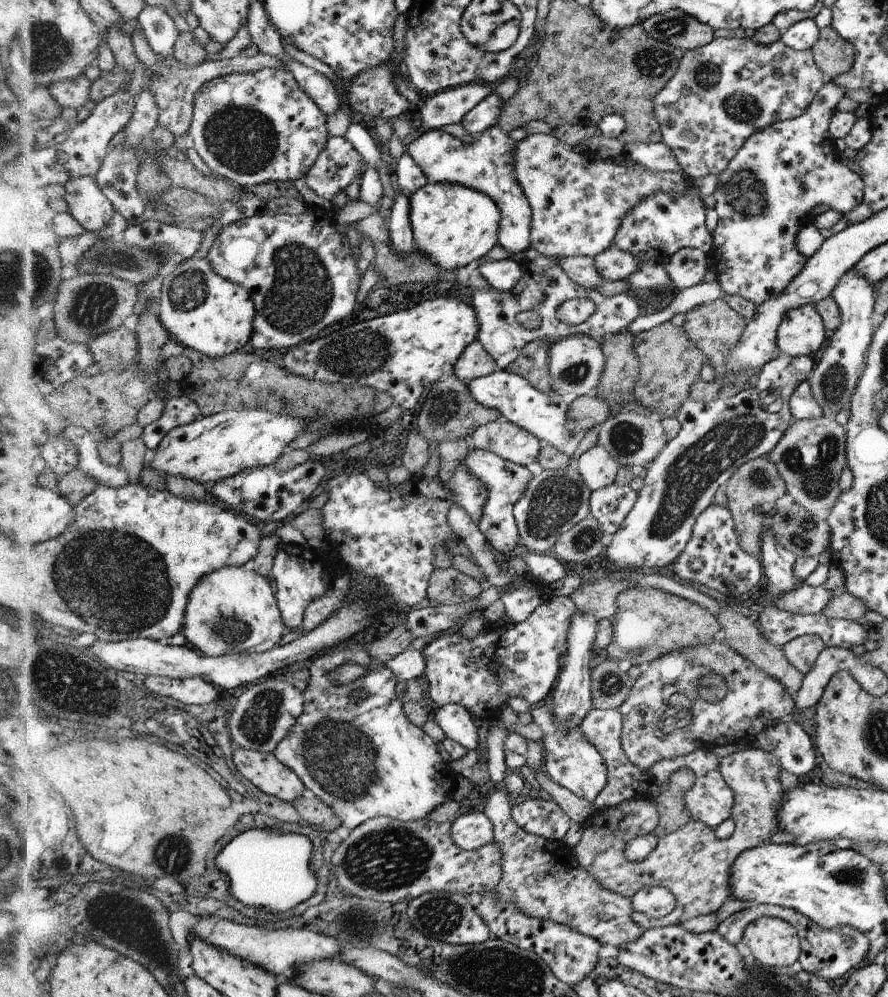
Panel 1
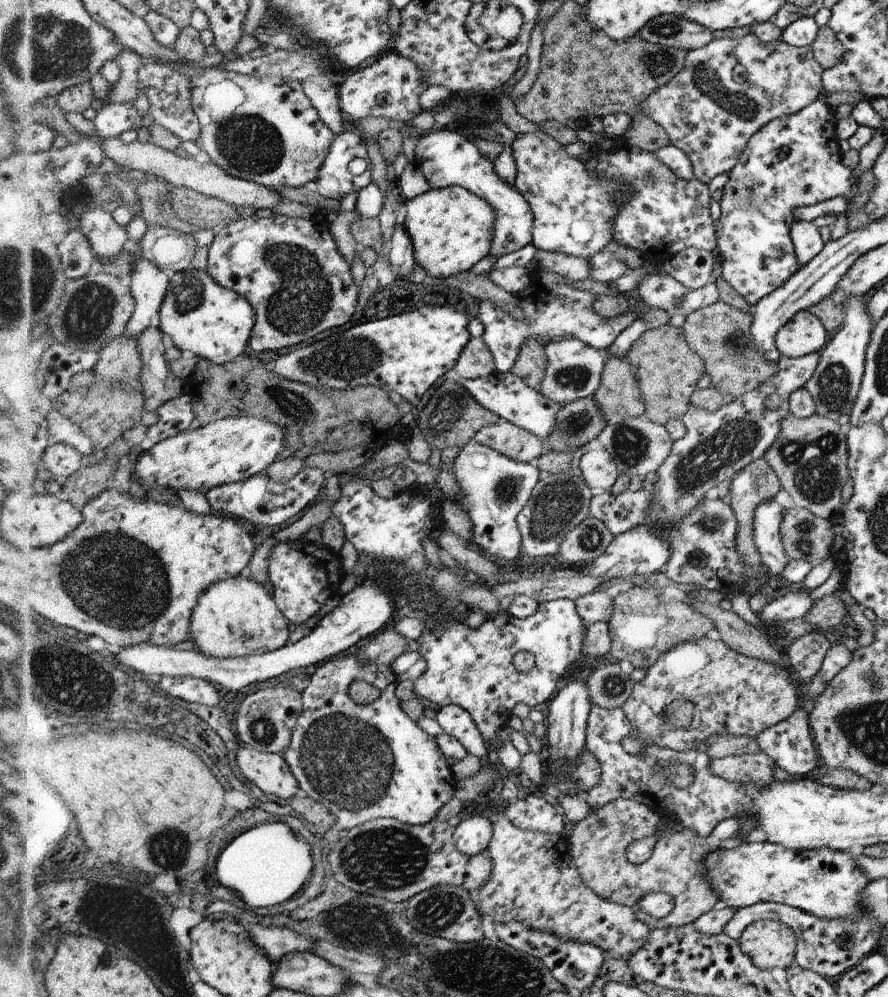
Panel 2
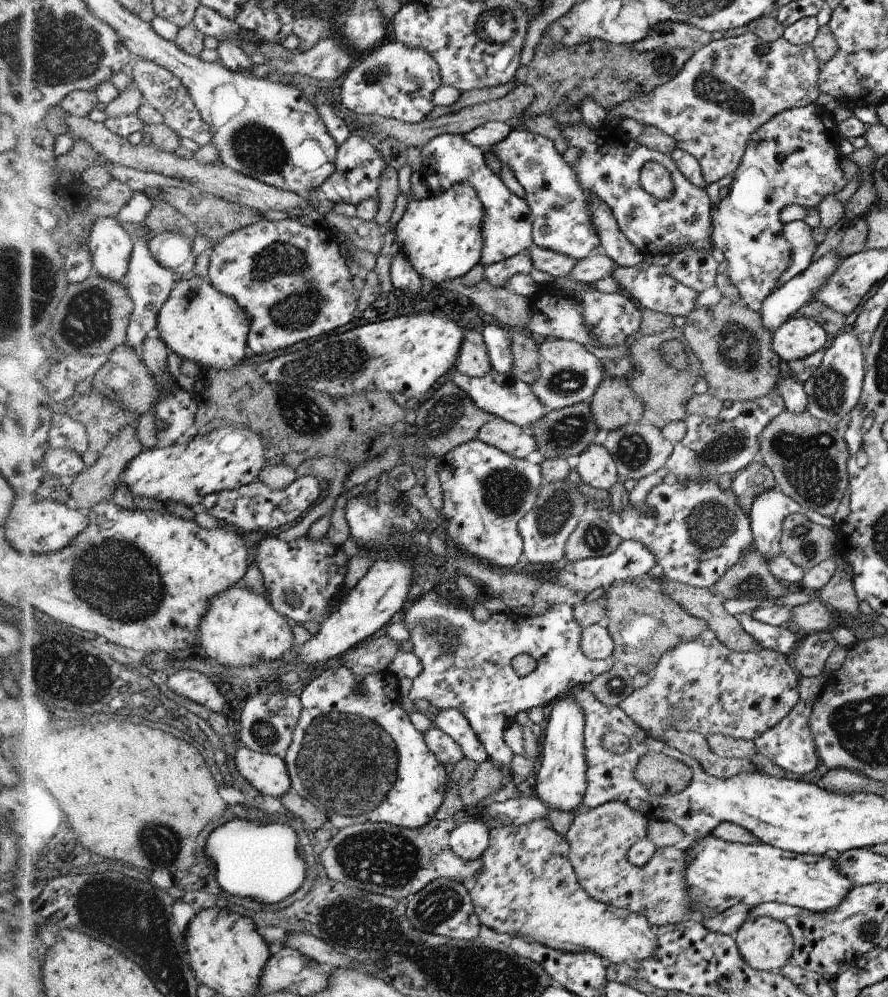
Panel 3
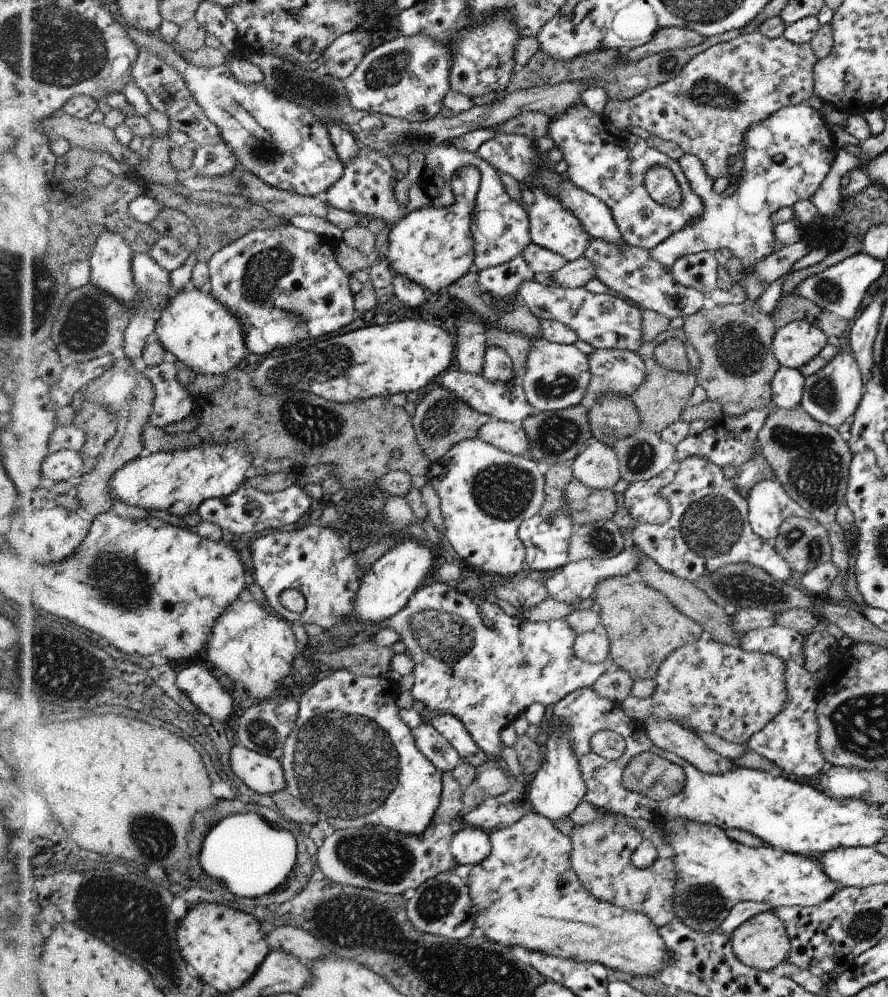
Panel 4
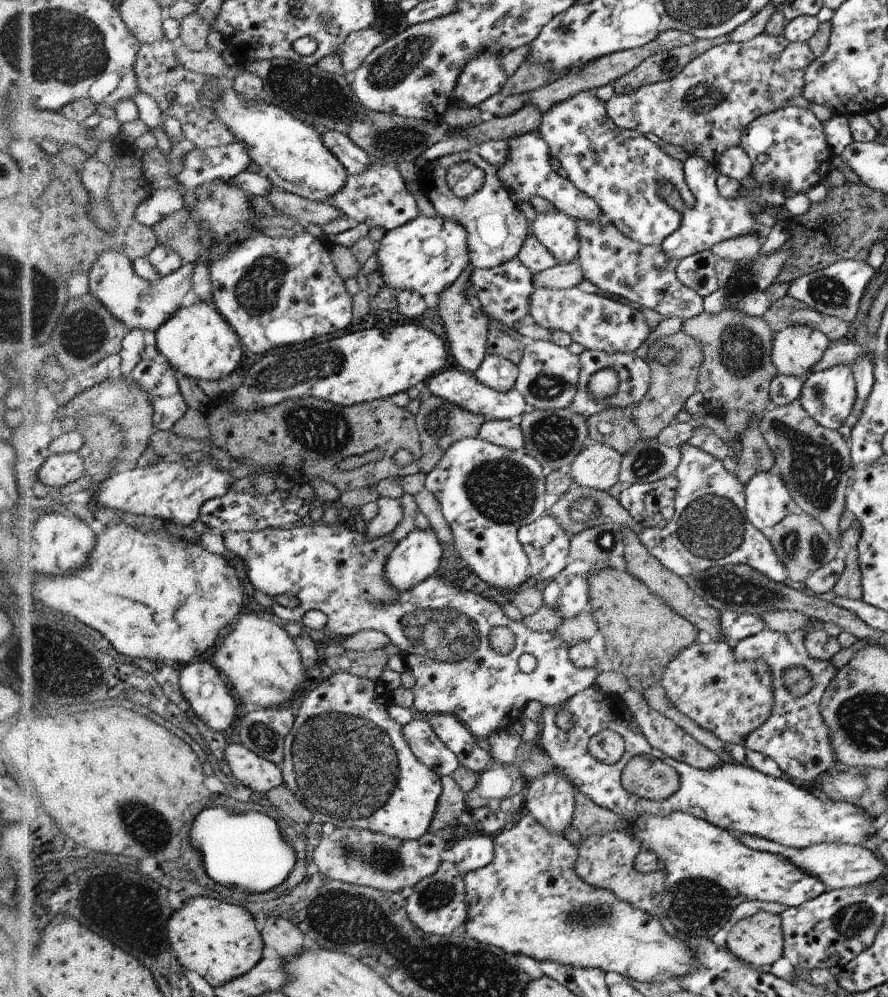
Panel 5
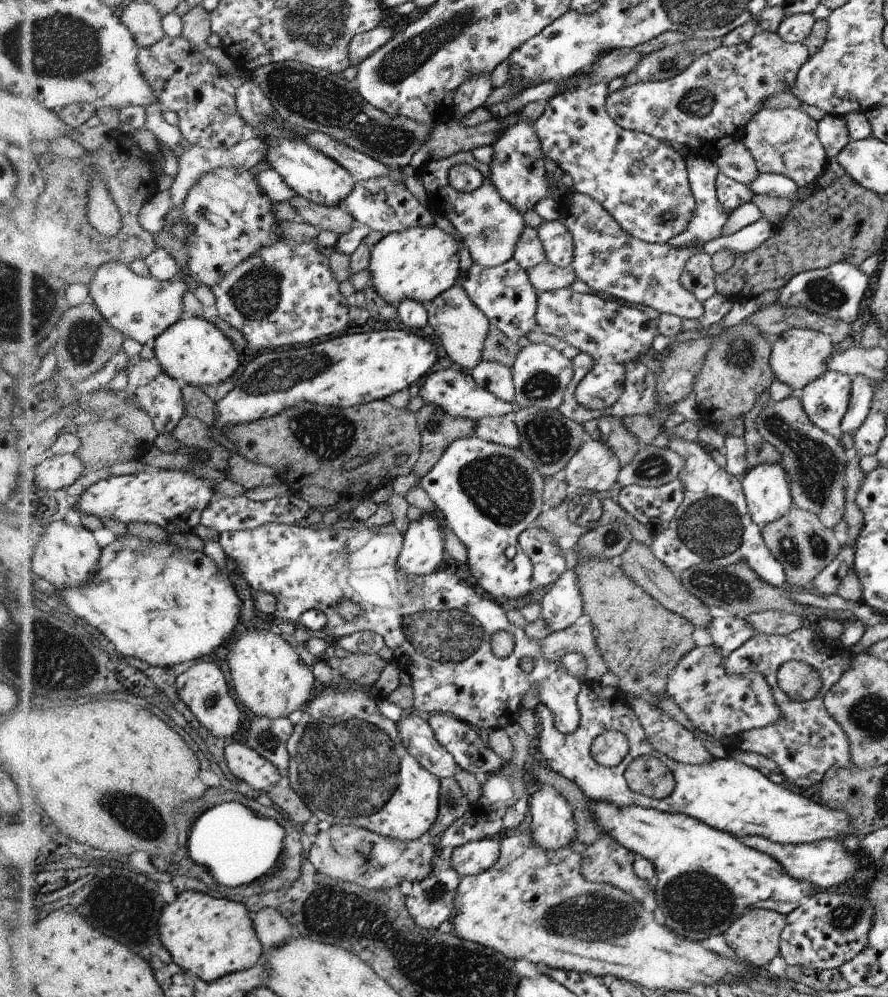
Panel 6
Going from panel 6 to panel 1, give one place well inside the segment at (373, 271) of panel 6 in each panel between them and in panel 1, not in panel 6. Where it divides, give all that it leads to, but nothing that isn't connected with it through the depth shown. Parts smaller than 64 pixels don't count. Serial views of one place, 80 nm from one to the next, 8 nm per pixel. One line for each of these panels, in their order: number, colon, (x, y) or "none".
1: (453, 226)
2: (450, 228)
3: (441, 236)
4: (433, 246)
5: (426, 255)

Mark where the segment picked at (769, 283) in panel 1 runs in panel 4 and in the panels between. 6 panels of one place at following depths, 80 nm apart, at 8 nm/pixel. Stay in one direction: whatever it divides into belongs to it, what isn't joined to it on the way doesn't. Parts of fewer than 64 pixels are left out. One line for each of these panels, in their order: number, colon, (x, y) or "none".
2: (785, 165)
3: (792, 159)
4: (787, 155)

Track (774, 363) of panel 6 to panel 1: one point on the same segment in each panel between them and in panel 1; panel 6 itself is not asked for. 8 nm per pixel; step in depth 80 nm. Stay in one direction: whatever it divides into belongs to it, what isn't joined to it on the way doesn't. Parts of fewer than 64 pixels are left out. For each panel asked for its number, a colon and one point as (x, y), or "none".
1: (801, 332)
2: (804, 333)
3: (799, 337)
4: (796, 344)
5: (796, 351)

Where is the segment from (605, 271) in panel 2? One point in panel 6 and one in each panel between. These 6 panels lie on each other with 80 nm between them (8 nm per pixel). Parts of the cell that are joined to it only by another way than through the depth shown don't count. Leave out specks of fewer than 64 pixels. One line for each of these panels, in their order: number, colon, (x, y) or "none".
3: (598, 265)
4: (576, 273)
5: (566, 275)
6: (544, 276)

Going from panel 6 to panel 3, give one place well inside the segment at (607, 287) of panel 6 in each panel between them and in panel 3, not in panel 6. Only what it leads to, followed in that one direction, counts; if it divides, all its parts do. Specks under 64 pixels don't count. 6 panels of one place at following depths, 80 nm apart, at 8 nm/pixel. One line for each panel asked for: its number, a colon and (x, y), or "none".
3: (653, 286)
4: (630, 271)
5: (641, 274)

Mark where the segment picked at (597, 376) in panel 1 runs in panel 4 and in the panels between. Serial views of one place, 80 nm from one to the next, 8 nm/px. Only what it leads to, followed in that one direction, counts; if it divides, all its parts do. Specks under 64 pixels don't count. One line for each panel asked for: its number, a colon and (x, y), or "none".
2: (575, 369)
3: (569, 374)
4: (556, 377)

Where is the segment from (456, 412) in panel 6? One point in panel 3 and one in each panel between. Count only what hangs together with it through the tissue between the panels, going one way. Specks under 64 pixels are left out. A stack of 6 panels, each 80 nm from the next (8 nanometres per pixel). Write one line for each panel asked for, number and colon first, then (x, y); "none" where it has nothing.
3: (504, 396)
4: (504, 402)
5: (463, 389)

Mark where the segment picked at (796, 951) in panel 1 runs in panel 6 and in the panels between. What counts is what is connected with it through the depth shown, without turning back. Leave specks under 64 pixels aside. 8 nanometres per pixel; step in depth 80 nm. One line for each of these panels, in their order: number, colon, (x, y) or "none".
2: (769, 943)
3: (767, 944)
4: (761, 942)
5: (758, 939)
6: (756, 936)

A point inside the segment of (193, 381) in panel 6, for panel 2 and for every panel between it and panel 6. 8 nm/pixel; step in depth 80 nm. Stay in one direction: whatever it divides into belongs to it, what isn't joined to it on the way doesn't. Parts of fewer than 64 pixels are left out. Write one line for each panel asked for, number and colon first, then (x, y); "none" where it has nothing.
2: (205, 319)
3: (200, 323)
4: (205, 335)
5: (198, 342)

